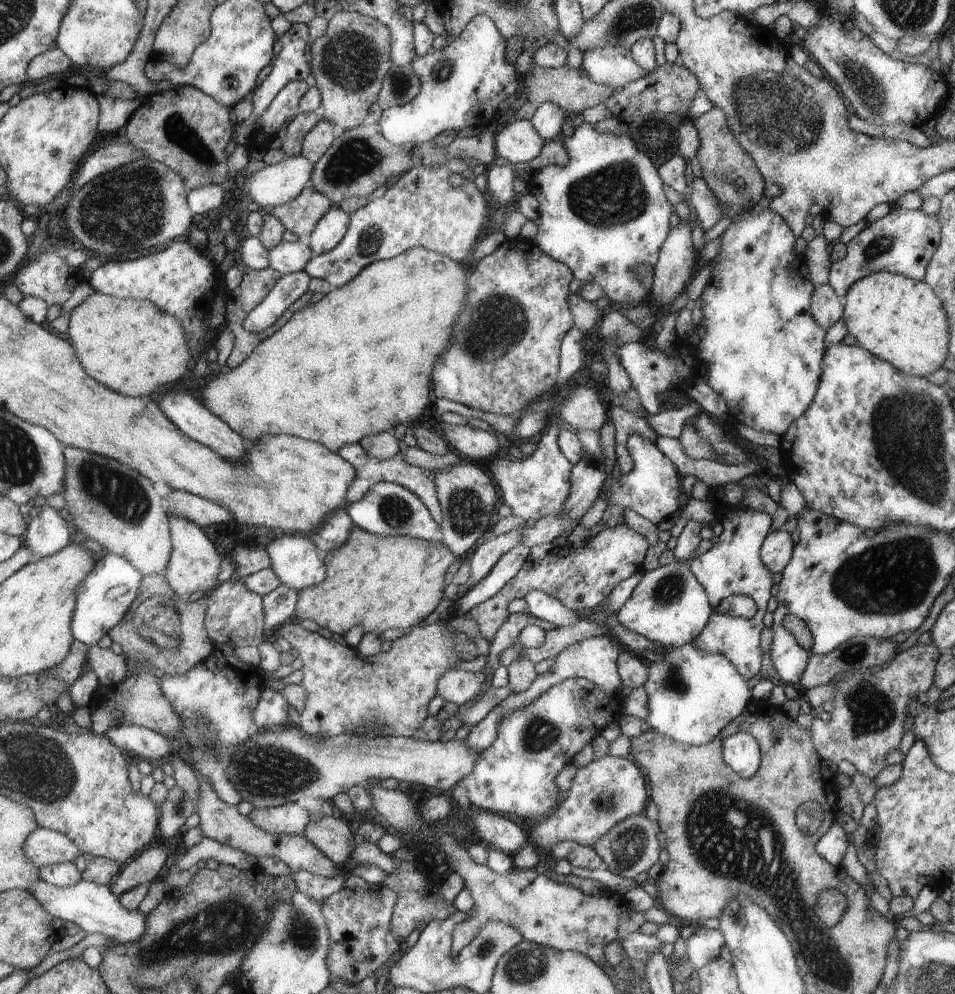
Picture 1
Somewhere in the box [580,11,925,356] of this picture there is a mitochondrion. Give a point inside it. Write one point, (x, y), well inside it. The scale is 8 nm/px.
(772, 112)

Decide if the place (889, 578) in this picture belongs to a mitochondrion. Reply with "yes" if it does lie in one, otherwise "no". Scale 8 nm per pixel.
yes

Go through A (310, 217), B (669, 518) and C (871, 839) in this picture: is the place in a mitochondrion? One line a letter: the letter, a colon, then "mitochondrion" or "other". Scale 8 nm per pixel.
A: other
B: other
C: other

